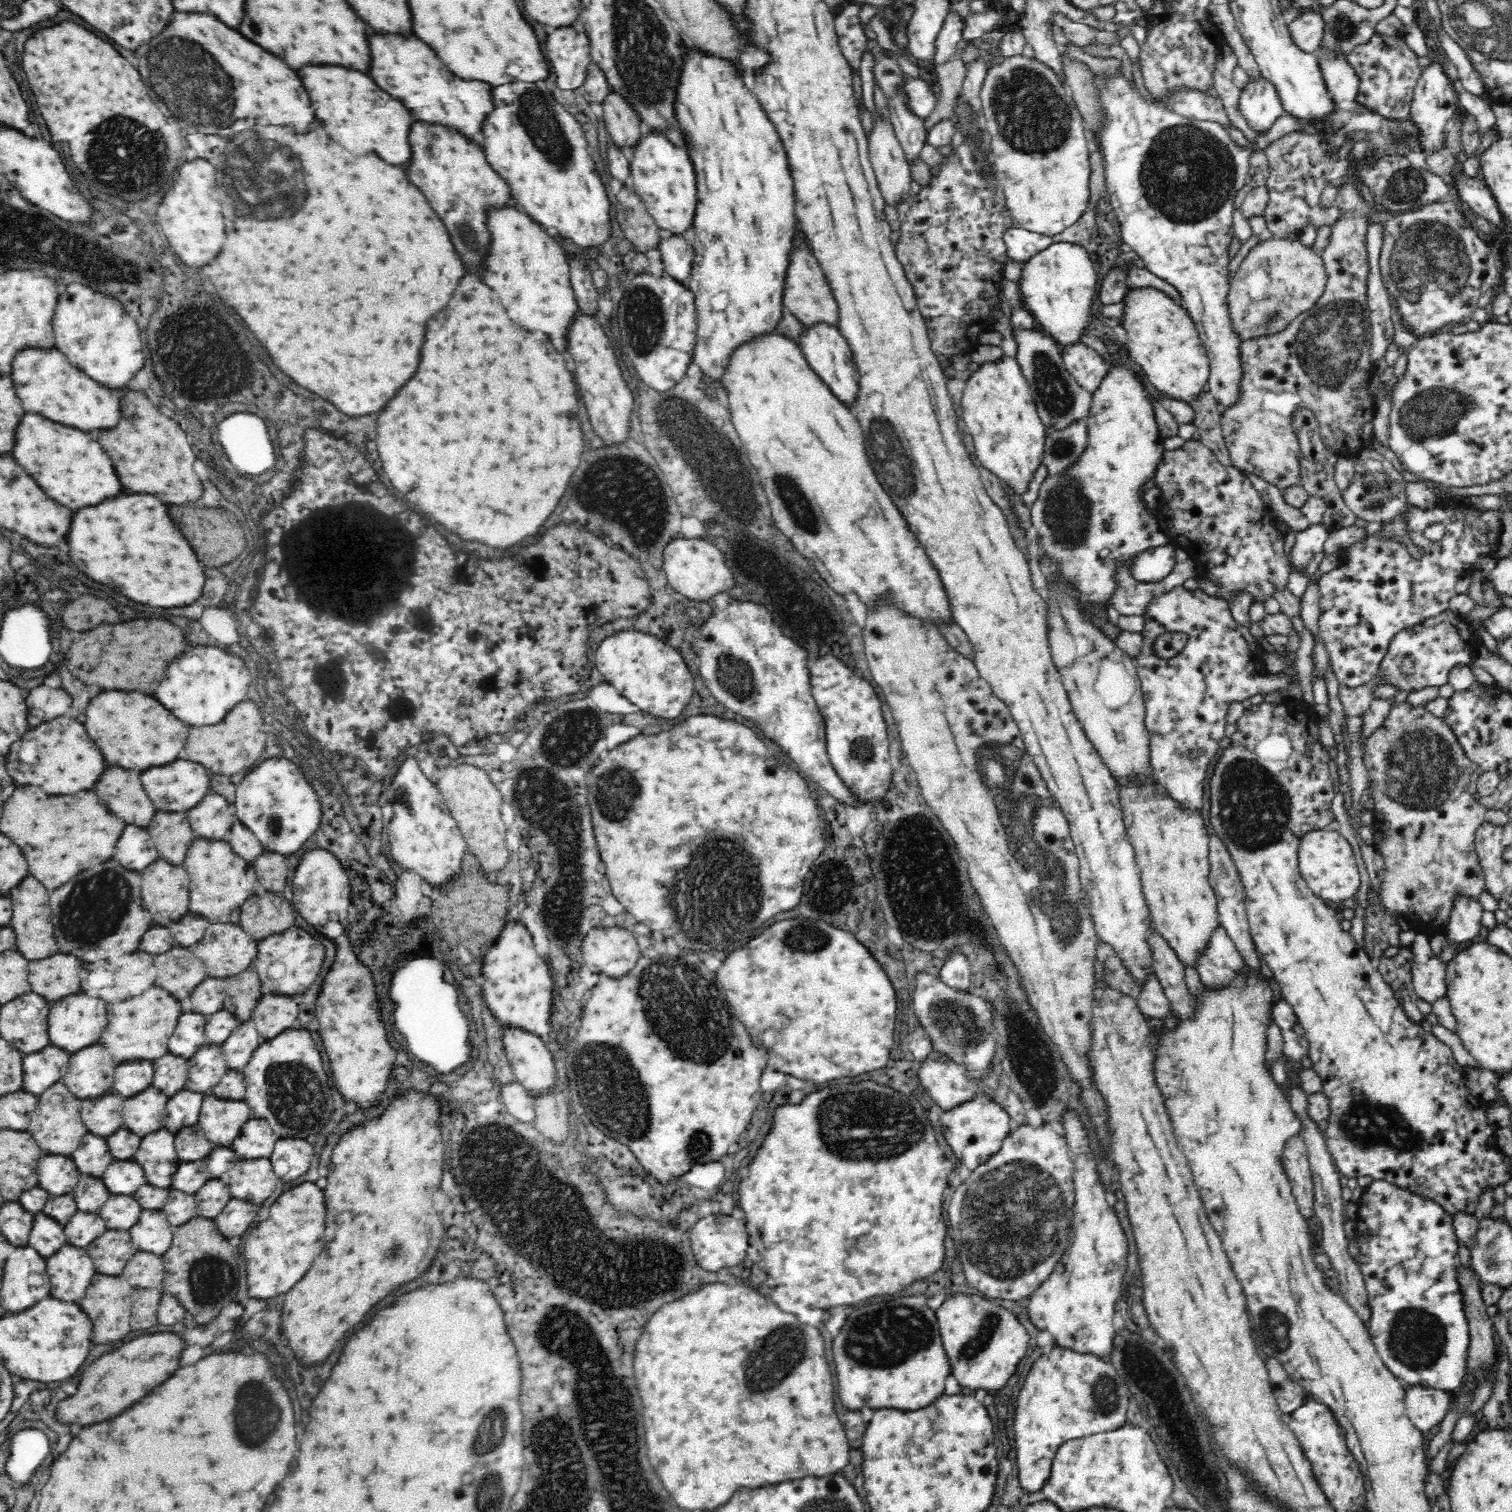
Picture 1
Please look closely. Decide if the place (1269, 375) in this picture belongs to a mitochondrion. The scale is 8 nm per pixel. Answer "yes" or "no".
no

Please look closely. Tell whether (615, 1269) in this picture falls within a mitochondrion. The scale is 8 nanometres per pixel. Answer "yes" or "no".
yes

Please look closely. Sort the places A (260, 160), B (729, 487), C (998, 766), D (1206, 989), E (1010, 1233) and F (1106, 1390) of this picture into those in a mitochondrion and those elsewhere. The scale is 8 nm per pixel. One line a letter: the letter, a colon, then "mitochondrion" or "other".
A: mitochondrion
B: mitochondrion
C: mitochondrion
D: other
E: mitochondrion
F: mitochondrion

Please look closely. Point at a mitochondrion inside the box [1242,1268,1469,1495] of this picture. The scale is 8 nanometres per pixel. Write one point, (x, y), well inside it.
(1417, 1338)

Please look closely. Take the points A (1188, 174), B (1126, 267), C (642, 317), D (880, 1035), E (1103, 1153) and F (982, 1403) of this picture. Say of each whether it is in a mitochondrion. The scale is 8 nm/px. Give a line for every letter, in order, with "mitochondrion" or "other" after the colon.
A: mitochondrion
B: other
C: mitochondrion
D: other
E: other
F: other

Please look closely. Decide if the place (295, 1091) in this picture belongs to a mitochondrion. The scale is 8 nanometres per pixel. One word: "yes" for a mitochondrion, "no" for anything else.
yes

